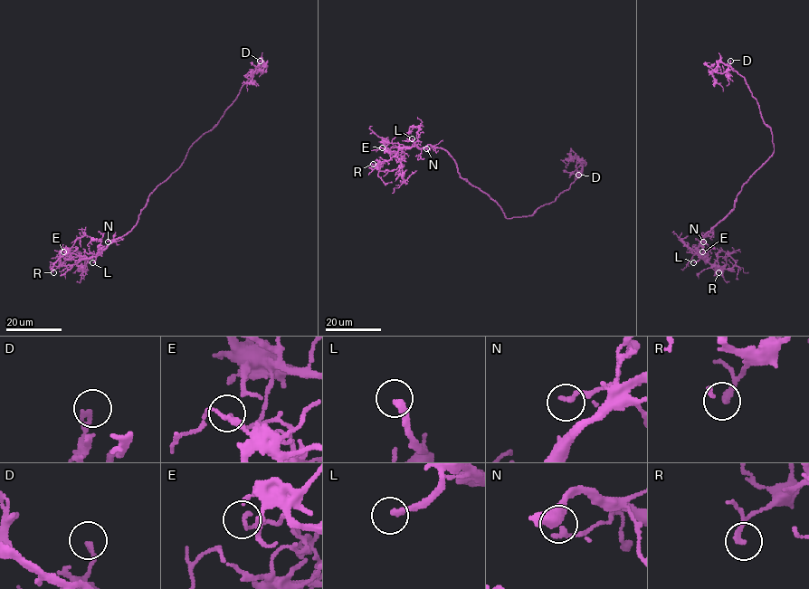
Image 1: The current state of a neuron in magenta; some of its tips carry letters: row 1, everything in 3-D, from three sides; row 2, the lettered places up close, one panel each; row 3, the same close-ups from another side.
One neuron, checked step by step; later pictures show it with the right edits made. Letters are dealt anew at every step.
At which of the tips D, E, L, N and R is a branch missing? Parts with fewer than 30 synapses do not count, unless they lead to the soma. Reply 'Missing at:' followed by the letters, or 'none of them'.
Missing at: L

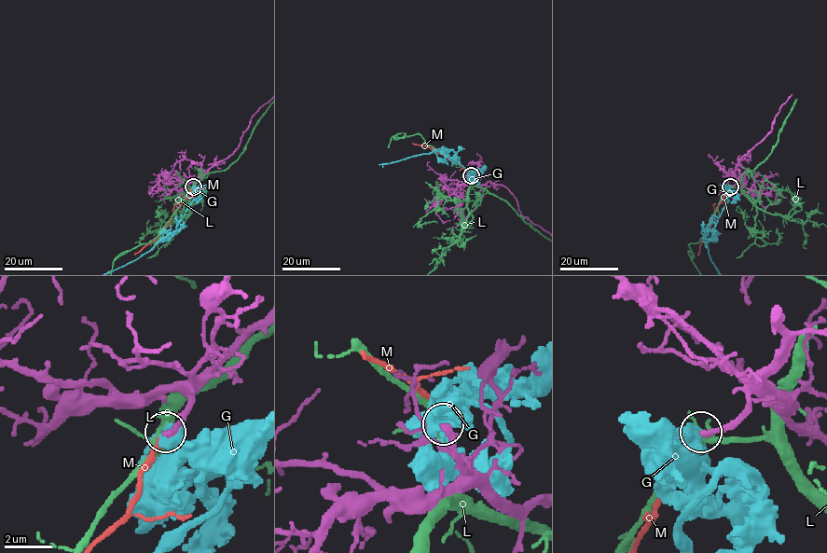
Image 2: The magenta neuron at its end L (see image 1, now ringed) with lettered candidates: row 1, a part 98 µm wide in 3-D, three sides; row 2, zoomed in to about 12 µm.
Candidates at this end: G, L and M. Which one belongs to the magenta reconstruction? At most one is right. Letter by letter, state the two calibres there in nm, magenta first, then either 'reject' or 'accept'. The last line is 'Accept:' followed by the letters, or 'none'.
G: 240 nm thick on the magenta side, 360 nm on the other; reject
L: 260 nm thick on the magenta side, 240 nm on the other; reject
M: 280 nm thick on the magenta side, 240 nm on the other; accept
Accept: M

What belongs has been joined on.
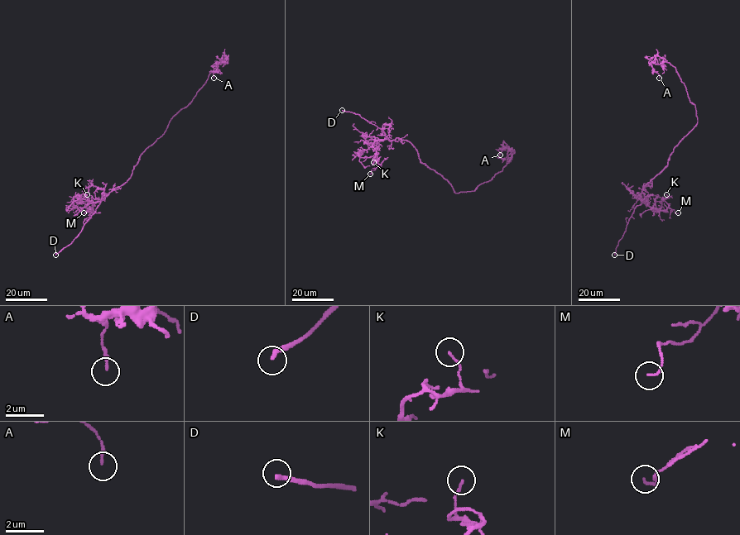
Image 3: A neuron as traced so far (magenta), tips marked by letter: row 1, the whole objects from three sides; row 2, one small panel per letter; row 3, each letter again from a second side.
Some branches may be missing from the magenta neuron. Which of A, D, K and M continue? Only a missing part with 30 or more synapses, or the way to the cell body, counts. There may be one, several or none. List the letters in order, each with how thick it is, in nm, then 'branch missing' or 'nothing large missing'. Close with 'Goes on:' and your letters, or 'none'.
A: calibre 140 nm; nothing large missing
D: calibre 240 nm; branch missing
K: calibre 90 nm; nothing large missing
M: calibre 90 nm; nothing large missing
Goes on: D

